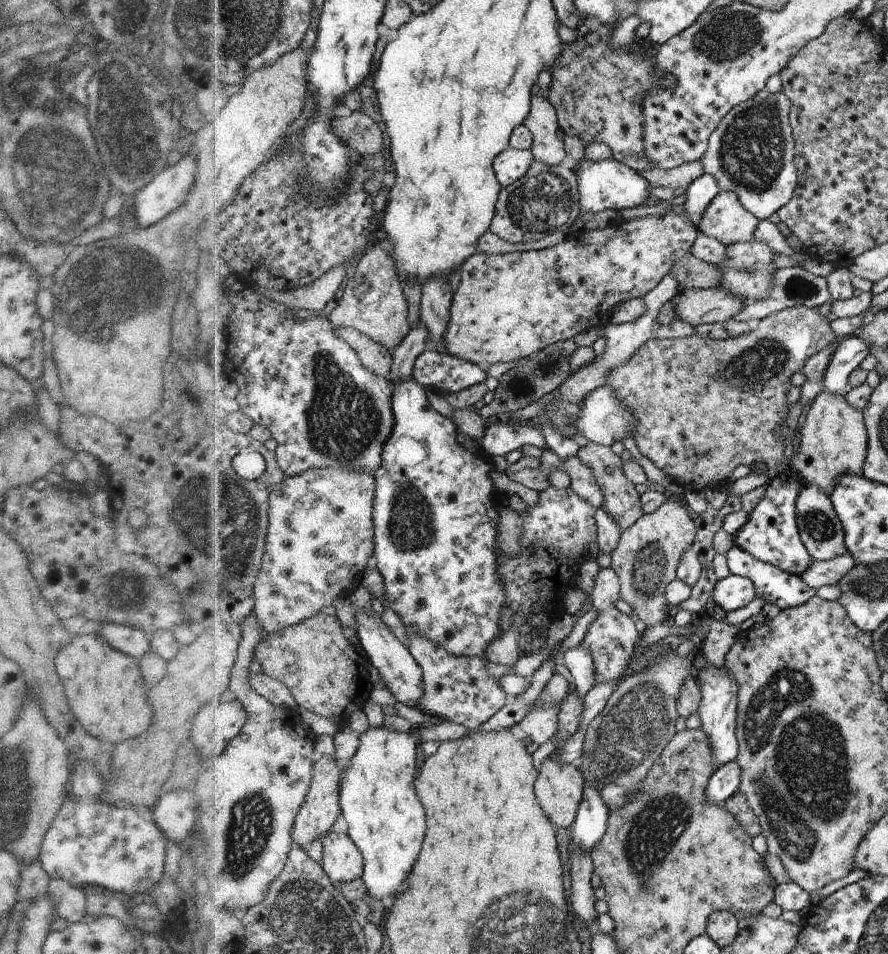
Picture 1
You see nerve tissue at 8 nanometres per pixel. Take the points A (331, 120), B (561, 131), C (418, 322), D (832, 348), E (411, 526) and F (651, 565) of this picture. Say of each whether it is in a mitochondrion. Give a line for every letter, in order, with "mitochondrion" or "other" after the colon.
A: other
B: other
C: other
D: other
E: mitochondrion
F: mitochondrion

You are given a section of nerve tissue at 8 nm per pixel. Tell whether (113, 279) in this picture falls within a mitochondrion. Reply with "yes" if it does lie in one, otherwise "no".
yes

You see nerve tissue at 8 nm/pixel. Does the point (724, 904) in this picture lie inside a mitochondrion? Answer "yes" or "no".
no

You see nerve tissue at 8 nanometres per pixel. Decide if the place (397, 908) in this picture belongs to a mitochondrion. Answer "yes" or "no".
no

